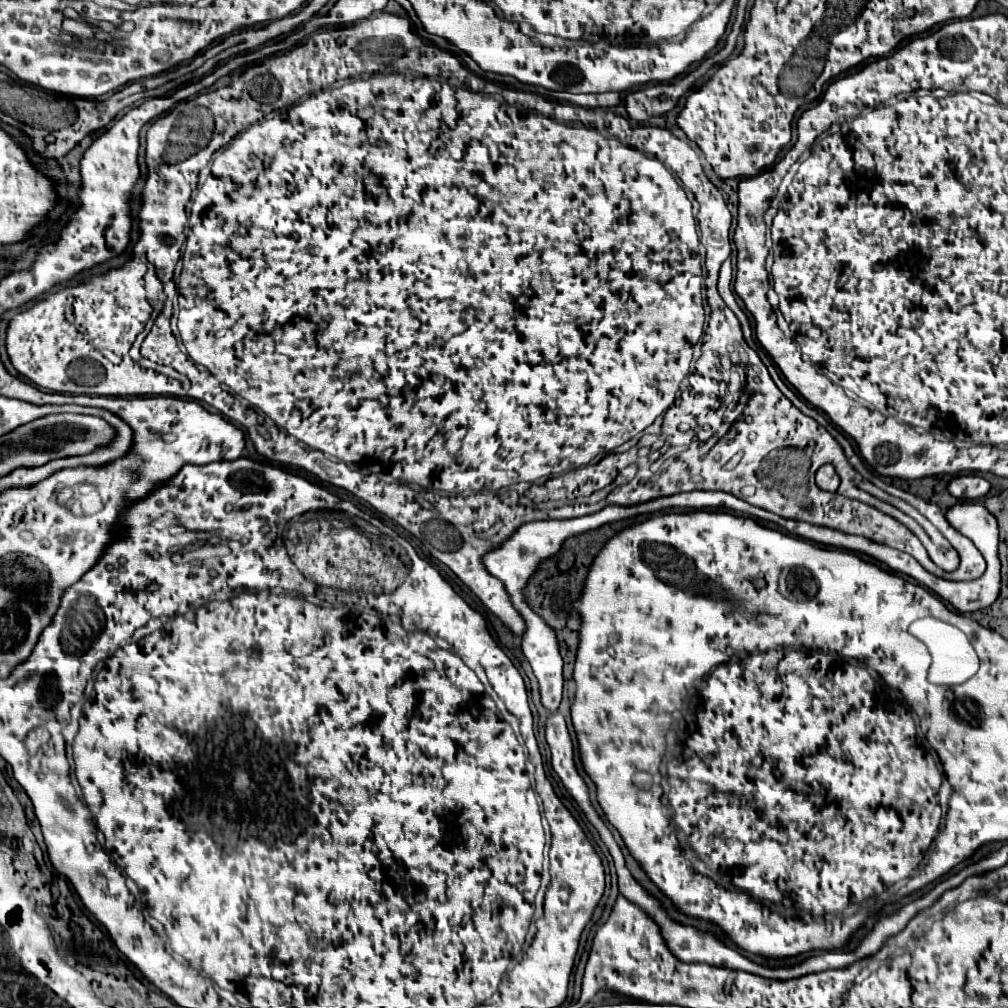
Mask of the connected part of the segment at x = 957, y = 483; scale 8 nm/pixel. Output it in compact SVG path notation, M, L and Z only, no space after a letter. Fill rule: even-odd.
M958 476L948 484L948 492L956 498L970 498L980 500L986 498L990 492L990 482L980 476Z

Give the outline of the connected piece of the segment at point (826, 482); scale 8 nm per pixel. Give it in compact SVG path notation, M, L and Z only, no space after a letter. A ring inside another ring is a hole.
M822 466L822 468L816 472L816 484L818 484L822 490L836 492L836 488L838 488L838 484L840 484L840 476L836 474L834 466Z

